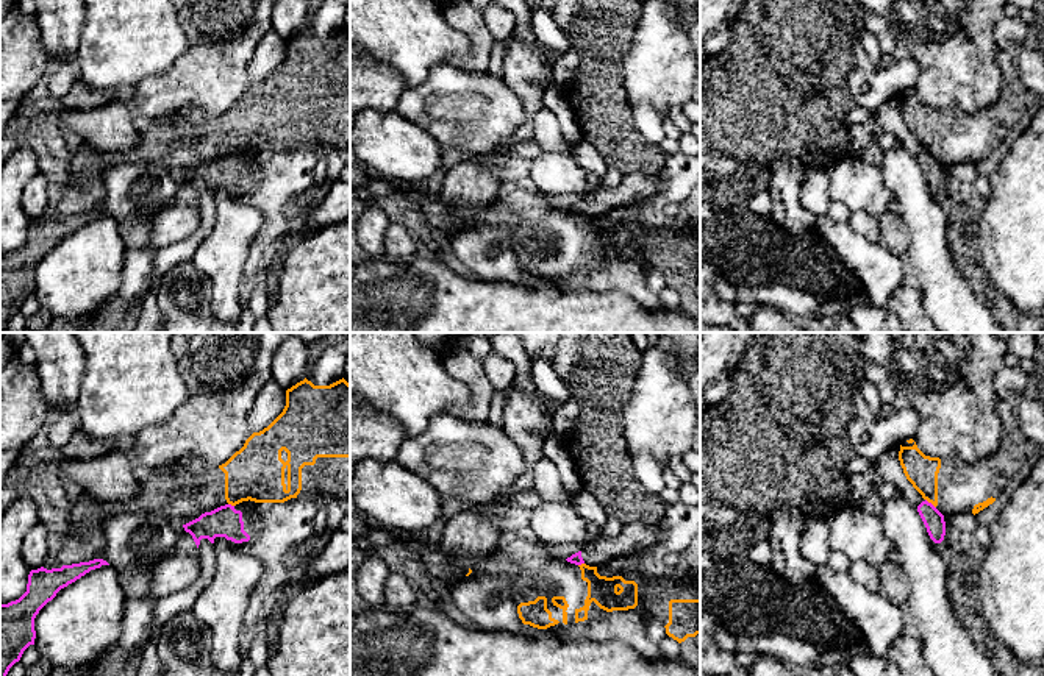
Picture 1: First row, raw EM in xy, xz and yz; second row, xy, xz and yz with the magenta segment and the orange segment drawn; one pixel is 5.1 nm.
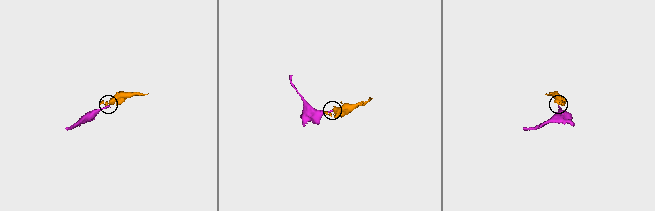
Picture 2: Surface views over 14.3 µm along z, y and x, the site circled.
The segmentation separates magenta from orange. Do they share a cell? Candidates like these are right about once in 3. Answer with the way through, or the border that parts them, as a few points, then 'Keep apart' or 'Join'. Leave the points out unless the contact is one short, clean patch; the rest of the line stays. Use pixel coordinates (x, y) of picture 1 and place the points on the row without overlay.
Boundary: yz (926, 149), (935, 158). Keep apart

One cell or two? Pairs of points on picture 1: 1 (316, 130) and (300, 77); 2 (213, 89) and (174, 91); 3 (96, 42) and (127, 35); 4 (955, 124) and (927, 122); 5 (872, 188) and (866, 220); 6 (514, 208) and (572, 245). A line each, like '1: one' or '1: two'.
1: one
2: one
3: one
4: one
5: two
6: one

